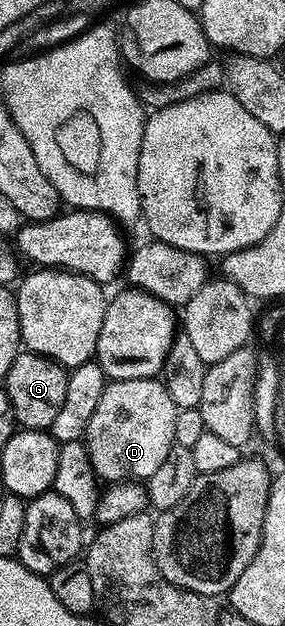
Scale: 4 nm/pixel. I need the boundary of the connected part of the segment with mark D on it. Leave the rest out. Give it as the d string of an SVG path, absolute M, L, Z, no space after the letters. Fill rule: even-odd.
M163 379L113 380L105 383L102 398L84 431L83 443L88 450L112 450L108 456L98 456L97 477L104 482L134 480L147 482L150 474L162 466L170 454L174 438L174 418L178 409L168 393Z

